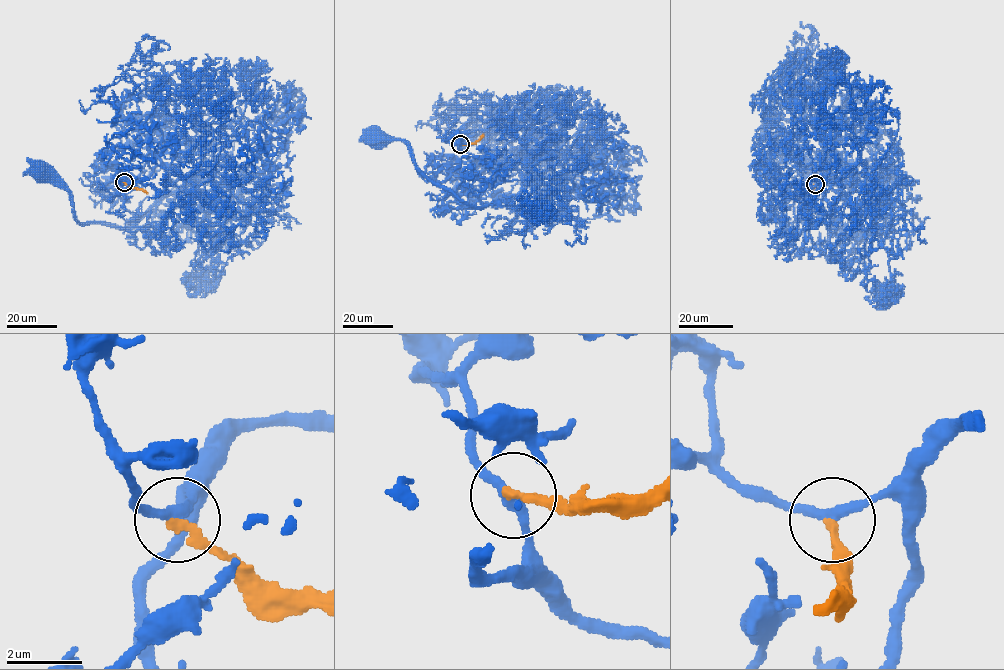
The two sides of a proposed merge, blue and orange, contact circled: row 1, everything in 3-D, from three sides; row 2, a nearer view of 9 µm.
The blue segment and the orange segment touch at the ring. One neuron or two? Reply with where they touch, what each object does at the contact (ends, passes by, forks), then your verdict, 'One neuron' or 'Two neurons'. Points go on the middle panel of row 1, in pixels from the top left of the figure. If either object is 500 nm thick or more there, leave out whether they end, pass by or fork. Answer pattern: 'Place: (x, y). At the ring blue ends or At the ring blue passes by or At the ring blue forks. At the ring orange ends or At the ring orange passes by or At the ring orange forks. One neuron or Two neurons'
Place: (460, 144). At the ring blue passes by. At the ring orange ends. Two neurons

